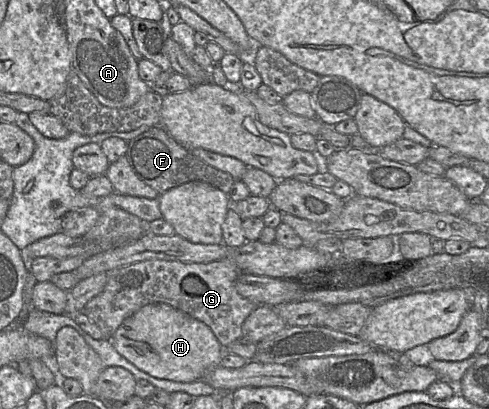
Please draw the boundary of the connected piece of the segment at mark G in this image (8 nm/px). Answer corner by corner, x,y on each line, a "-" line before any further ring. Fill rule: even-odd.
152,259
103,273
108,274
105,287
82,310
100,328
103,340
111,340
120,324
143,306
164,303
205,323
227,347
242,337
243,322
258,306
237,292
236,280
242,272
231,259
209,263

